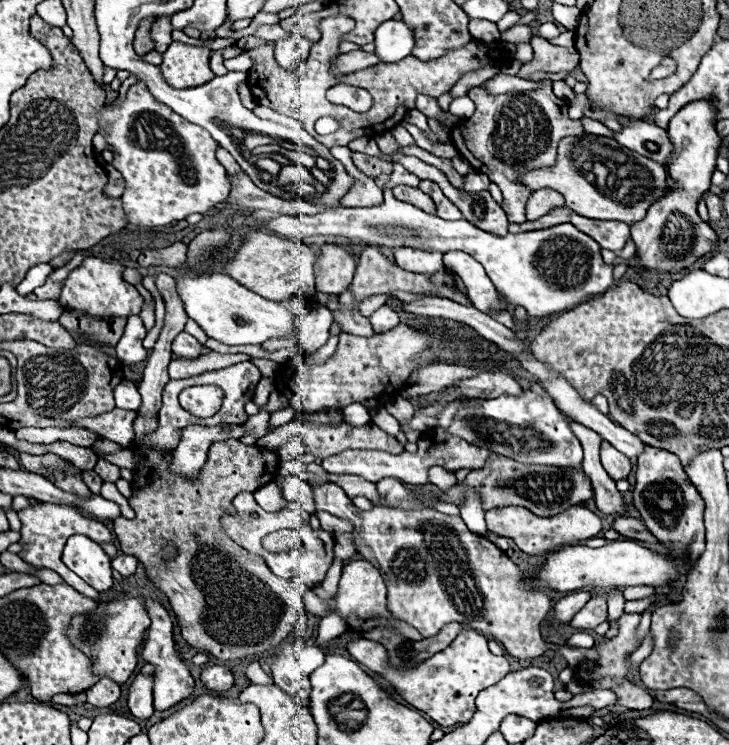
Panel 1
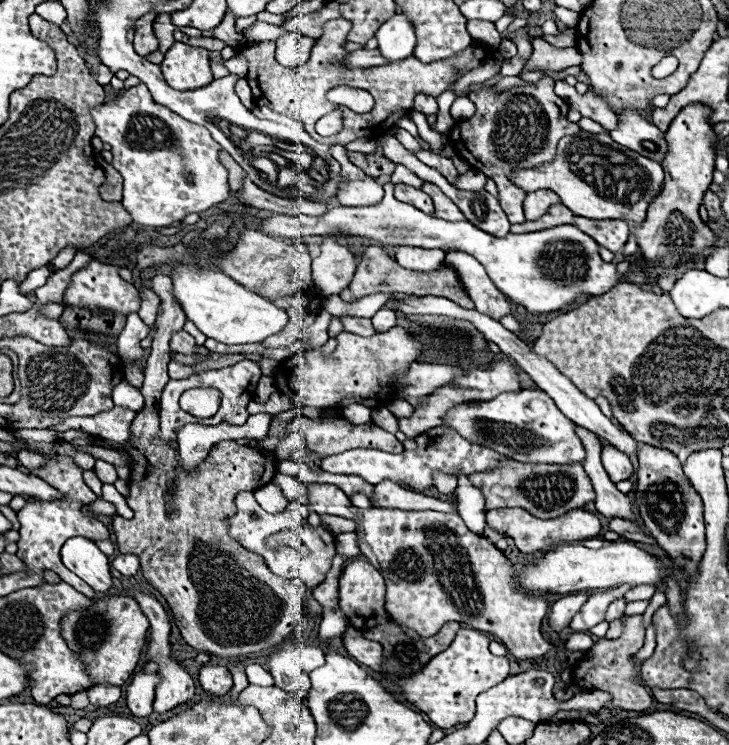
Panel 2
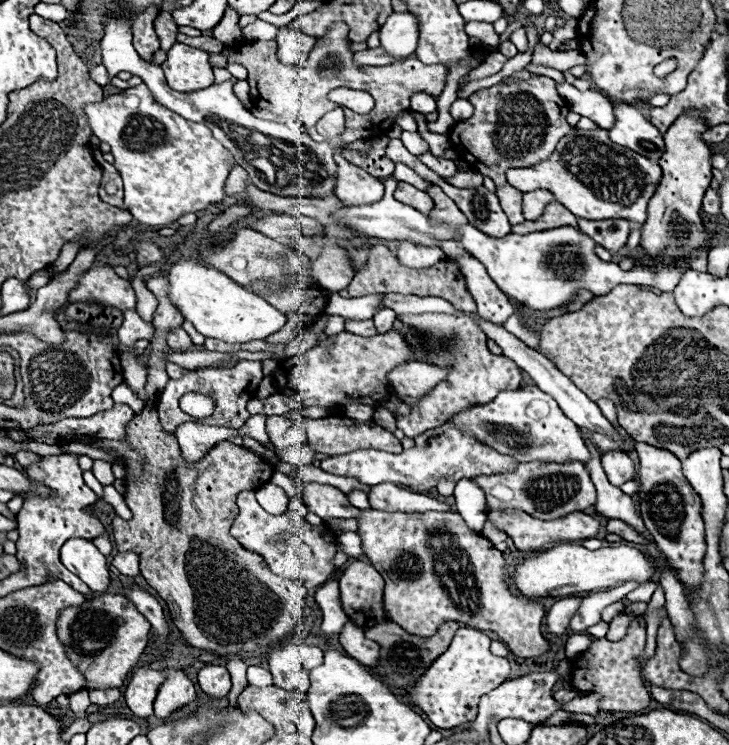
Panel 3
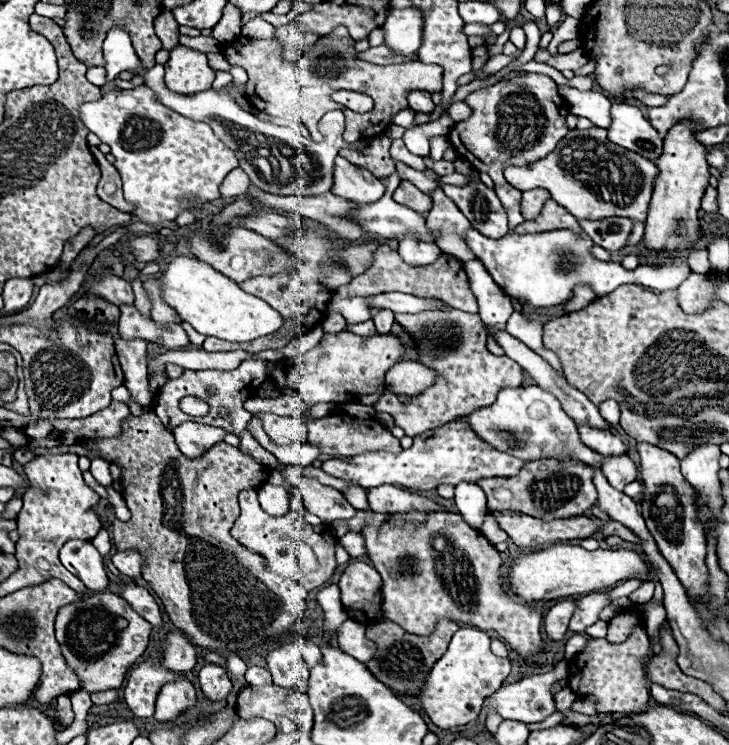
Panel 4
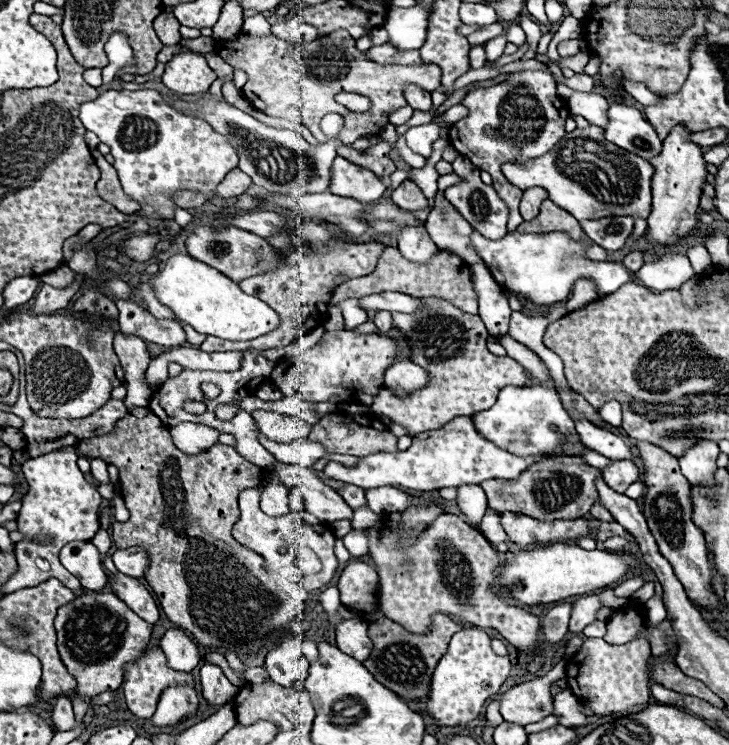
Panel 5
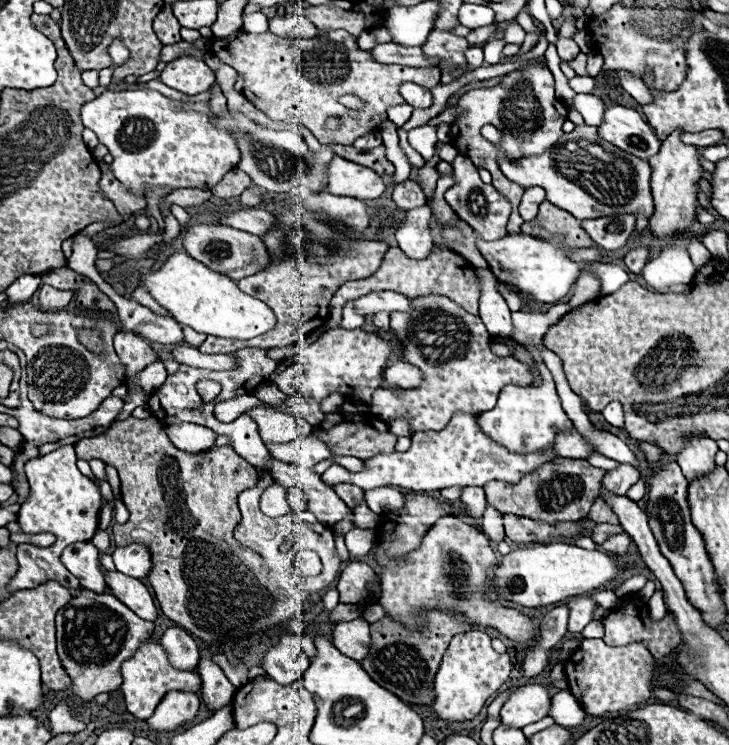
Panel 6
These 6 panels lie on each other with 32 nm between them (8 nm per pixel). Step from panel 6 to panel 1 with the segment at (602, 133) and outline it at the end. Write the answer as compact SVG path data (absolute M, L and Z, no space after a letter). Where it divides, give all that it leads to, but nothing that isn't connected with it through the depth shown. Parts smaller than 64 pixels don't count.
M630 118L630 124L622 124L620 132L614 132L616 142L622 146L654 160L654 162L664 162L670 154L670 142L666 130L658 128L652 122L646 122L644 118Z

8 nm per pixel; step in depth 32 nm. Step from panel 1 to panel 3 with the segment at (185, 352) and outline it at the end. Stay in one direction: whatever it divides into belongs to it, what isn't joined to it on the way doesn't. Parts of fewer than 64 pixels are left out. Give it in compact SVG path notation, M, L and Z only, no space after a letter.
M174 328L172 332L168 332L168 336L166 336L166 344L168 344L168 348L172 350L172 352L188 352L188 350L192 350L192 340L190 340L190 336L182 330L182 328Z

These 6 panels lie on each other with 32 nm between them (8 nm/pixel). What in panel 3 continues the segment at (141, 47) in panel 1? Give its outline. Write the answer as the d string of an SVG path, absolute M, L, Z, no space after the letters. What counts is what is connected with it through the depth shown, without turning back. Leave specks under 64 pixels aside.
M144 8L144 12L138 12L130 18L130 28L134 36L134 48L142 56L142 60L152 62L152 54L160 50L160 40L154 32L154 18L160 14L158 8Z

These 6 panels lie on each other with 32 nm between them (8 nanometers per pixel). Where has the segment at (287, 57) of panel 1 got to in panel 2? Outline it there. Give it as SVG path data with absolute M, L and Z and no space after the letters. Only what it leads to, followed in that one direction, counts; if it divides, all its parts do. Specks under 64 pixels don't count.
M282 30L282 36L276 40L276 60L286 68L296 68L308 60L314 40L292 30Z

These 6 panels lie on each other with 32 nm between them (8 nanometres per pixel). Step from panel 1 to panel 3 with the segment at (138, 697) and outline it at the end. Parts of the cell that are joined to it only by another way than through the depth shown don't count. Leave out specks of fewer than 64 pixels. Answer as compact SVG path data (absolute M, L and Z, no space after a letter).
M144 664L138 670L134 668L130 672L130 680L128 680L124 698L126 698L128 708L138 718L152 716L154 698L156 698L160 682L164 682L164 680L166 680L166 674L162 670L152 670L150 664Z

